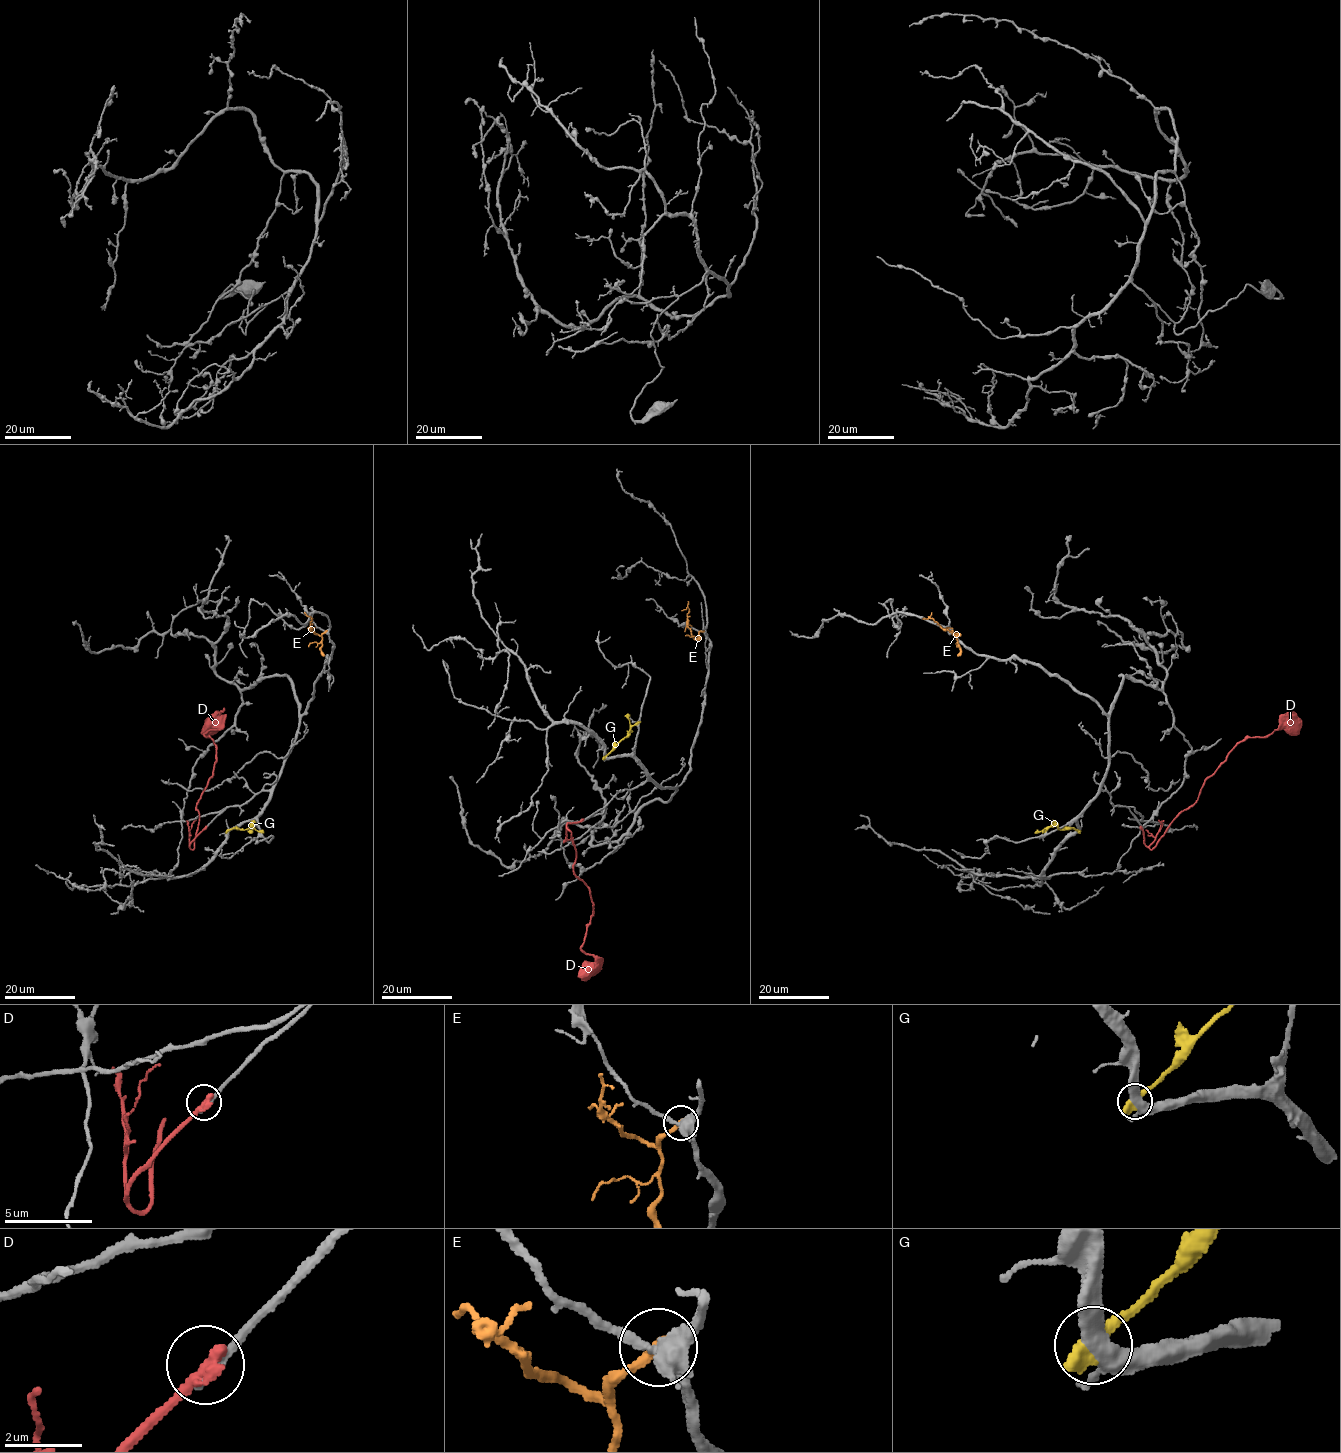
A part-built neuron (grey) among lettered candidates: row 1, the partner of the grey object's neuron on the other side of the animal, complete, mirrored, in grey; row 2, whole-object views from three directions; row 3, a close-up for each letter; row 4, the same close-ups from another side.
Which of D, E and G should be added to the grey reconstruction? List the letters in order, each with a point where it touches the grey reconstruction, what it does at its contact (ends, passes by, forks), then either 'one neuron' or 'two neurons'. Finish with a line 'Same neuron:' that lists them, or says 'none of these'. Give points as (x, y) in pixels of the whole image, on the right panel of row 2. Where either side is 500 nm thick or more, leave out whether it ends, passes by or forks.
D: (1141, 827) | it ends | two neurons
E: (952, 631) | it ends | two neurons
G: (1078, 830) | two neurons
Same neuron: none of these

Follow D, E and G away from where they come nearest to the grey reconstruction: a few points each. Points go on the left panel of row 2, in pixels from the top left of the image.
D: (204, 828), (191, 849), (196, 803), (216, 759), (216, 745), (204, 735), (219, 728), (224, 707)
E: (326, 631), (319, 636), (315, 634), (310, 629), (311, 618), (304, 612)
G: (227, 830), (247, 829), (251, 826), (250, 833)

